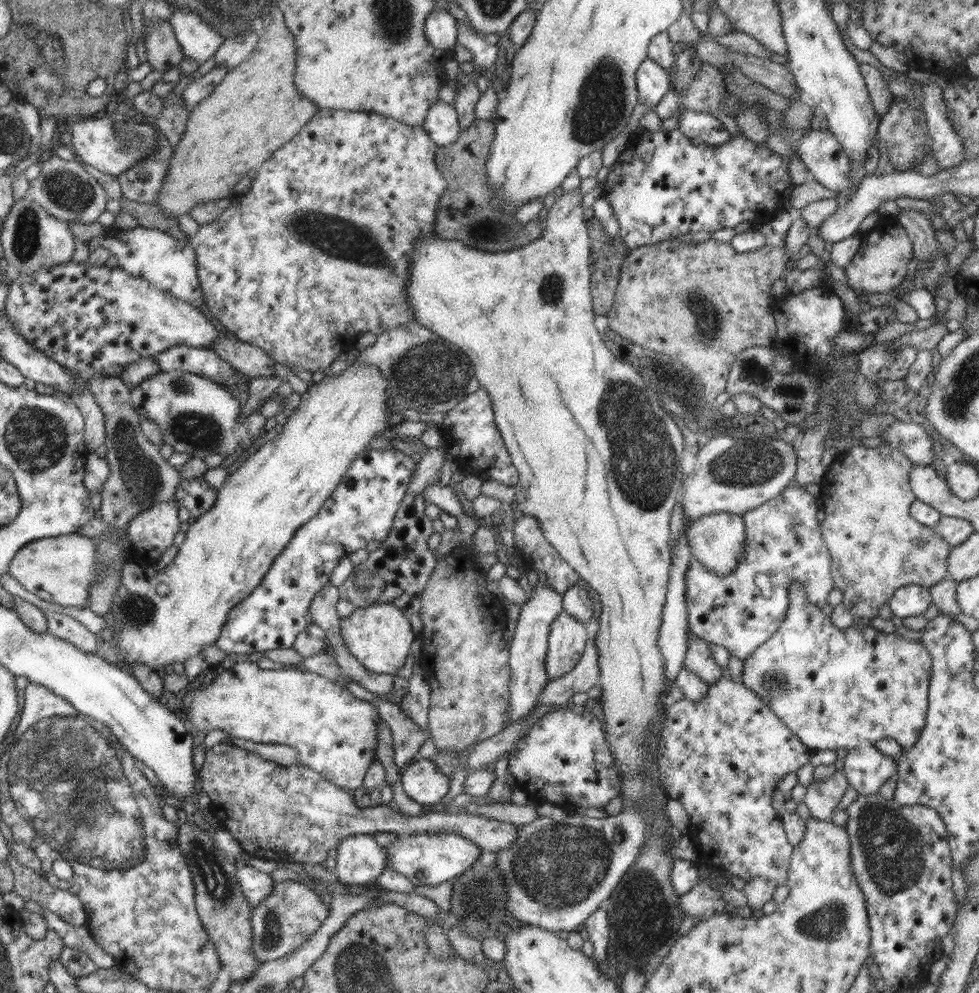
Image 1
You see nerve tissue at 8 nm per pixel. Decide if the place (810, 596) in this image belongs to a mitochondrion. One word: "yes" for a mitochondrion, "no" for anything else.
no

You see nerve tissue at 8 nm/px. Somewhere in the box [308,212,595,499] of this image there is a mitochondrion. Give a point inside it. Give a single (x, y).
(430, 372)

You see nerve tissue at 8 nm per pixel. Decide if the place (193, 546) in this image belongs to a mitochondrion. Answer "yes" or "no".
no

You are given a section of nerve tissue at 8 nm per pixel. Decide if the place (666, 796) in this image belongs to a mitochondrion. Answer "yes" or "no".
no

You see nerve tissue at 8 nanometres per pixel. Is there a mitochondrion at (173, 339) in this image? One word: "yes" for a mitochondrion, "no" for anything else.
no

